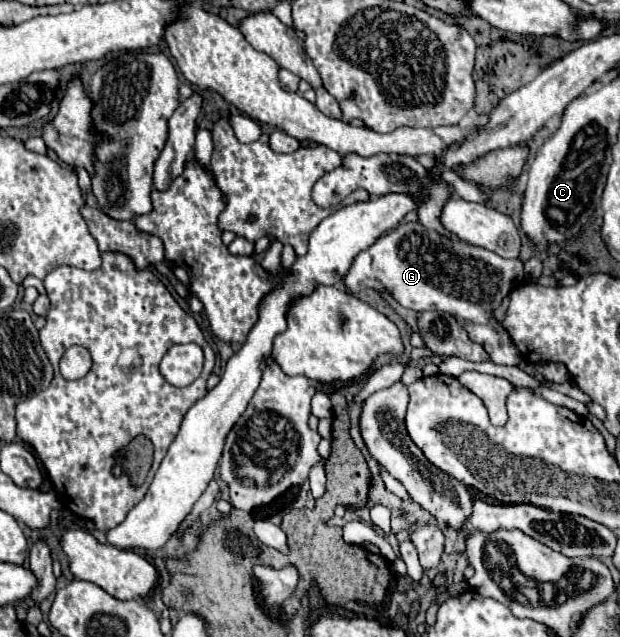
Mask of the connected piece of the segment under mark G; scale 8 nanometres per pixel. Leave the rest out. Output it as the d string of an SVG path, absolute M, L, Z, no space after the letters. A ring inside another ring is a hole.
M411 221L385 233L369 249L357 255L345 275L345 287L351 293L361 291L363 287L389 293L399 305L417 313L425 309L449 311L467 331L469 339L483 345L493 363L519 365L521 355L513 339L493 315L501 301L511 293L517 279L523 279L523 263L519 259L503 259L489 249L441 235Z

